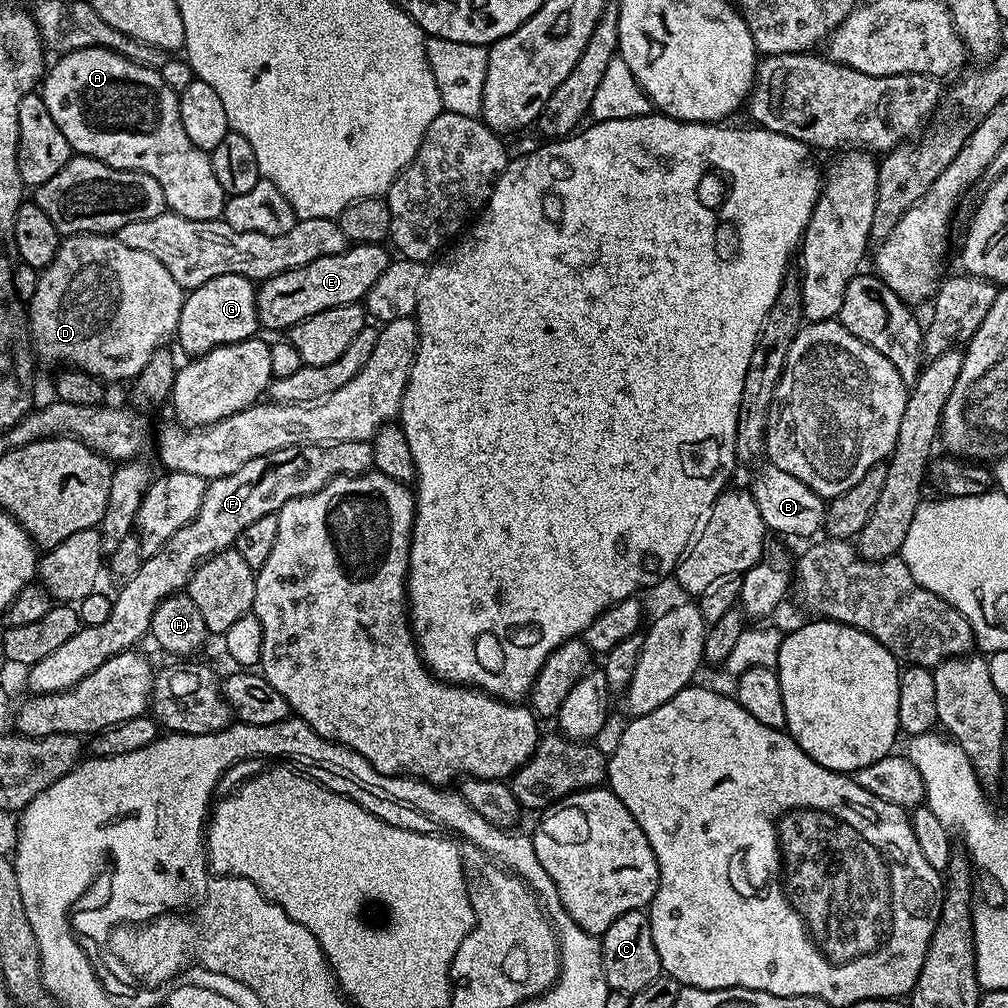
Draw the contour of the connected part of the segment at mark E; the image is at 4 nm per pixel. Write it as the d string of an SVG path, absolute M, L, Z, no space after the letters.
M352 244L342 254L318 258L301 268L274 274L256 289L256 309L260 328L283 333L310 314L334 310L334 306L359 304L367 296L370 286L382 278L382 270L390 263L389 249L384 244Z

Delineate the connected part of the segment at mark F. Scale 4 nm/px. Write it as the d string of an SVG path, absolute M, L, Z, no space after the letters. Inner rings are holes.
M367 440L338 442L327 446L303 443L282 450L274 450L262 458L254 458L254 462L246 462L246 466L242 466L242 470L234 470L234 474L230 474L226 478L211 481L202 498L202 506L198 510L196 519L186 526L182 526L182 530L178 530L178 534L174 534L174 538L170 538L166 542L166 546L162 546L162 550L147 557L144 565L138 570L138 574L134 574L134 578L119 585L118 591L120 593L115 593L110 618L106 618L106 622L98 622L98 626L81 627L80 631L74 634L74 638L70 638L70 642L58 646L58 650L54 650L54 654L46 654L46 658L42 658L42 662L33 664L27 669L29 688L27 691L38 696L51 692L64 692L67 688L73 688L75 684L82 682L82 678L94 674L94 670L98 670L98 666L102 666L102 662L106 662L119 652L135 649L136 643L143 636L149 635L154 610L158 605L168 596L183 593L188 587L190 578L196 573L197 566L204 563L205 560L209 560L210 557L217 556L219 552L229 551L235 545L238 534L242 534L242 530L246 530L246 526L250 526L250 522L271 512L279 512L282 505L294 498L302 498L322 490L322 486L329 484L335 476L361 476L364 472L371 471L373 471L372 446Z

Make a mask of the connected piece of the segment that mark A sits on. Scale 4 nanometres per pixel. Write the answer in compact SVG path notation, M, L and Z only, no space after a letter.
M83 48L63 53L56 65L47 69L42 80L42 95L50 118L58 122L58 130L66 134L66 142L73 153L101 160L111 168L127 172L145 172L162 186L165 205L182 218L191 220L219 220L224 214L226 194L214 178L211 155L203 152L182 130L180 98L170 90L162 74L138 62L130 62L122 54L105 48Z

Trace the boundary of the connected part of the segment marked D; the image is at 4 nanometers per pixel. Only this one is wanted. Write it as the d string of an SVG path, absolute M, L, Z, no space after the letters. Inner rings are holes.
M87 232L81 236L65 236L56 256L40 272L34 298L27 301L37 361L71 366L103 382L131 381L163 345L160 343L175 337L185 295L185 289L174 282L170 270L158 258L124 245L115 234Z

